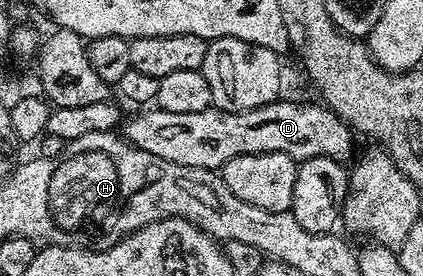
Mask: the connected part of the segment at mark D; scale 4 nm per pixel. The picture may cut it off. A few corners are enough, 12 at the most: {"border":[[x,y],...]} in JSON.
{"border":[[324,104],[126,117],[171,164],[217,170],[283,152],[344,163],[354,131]]}

